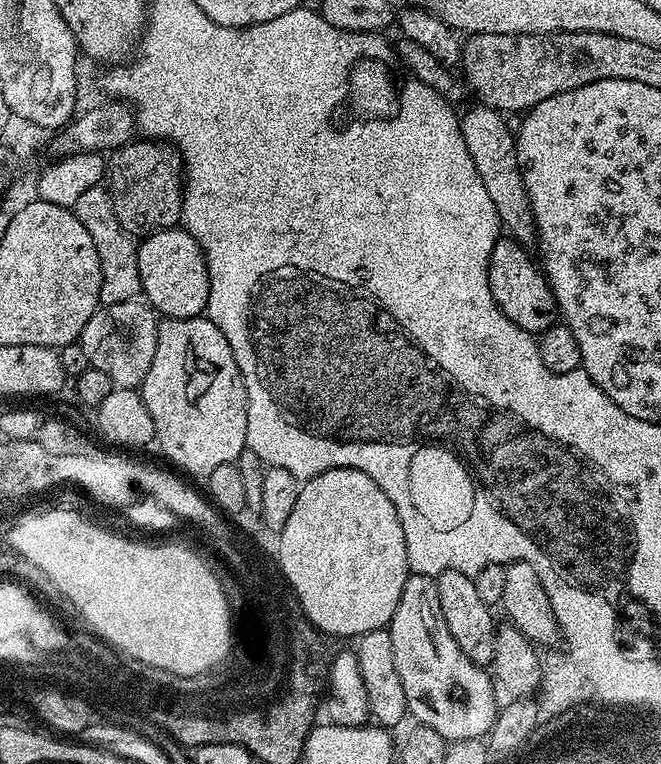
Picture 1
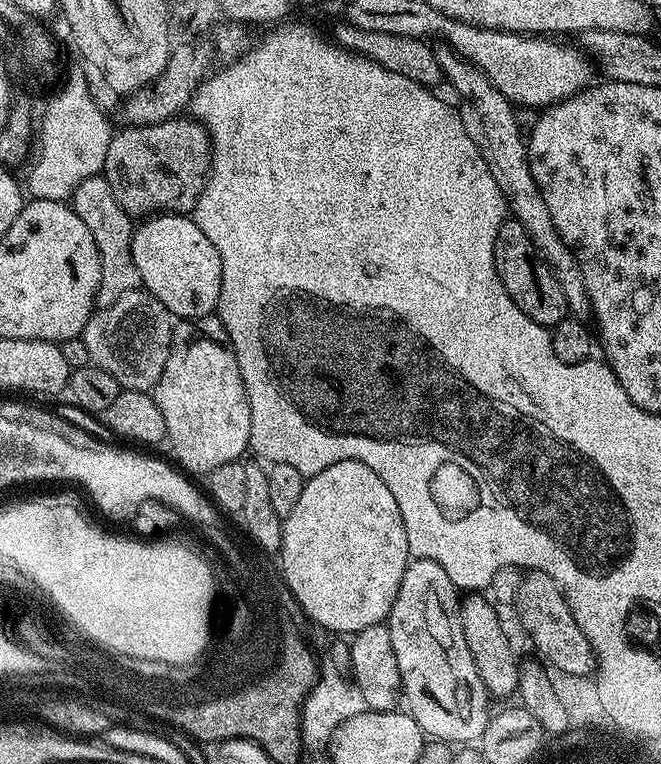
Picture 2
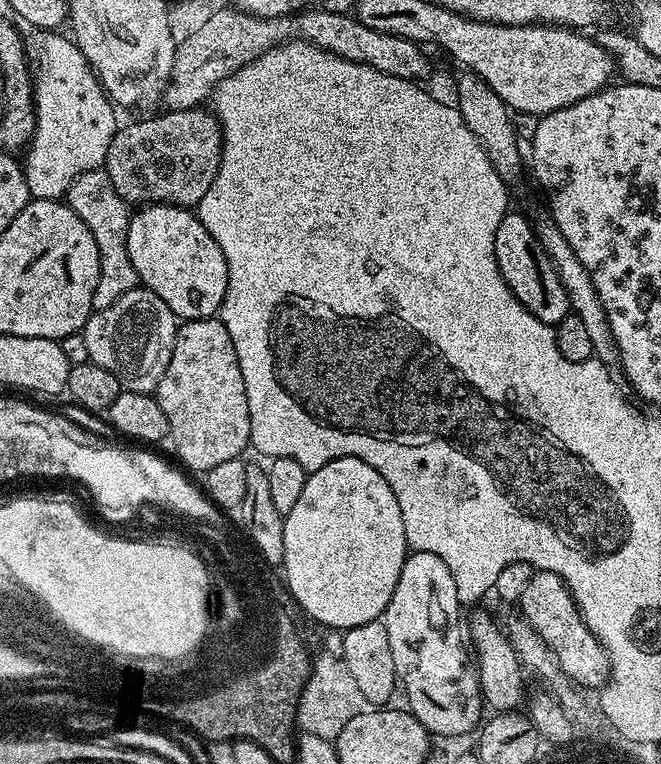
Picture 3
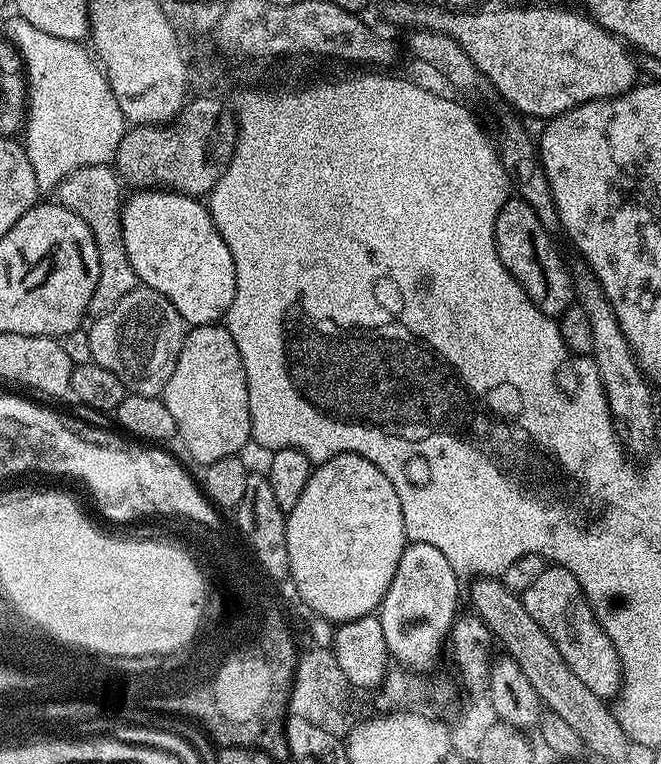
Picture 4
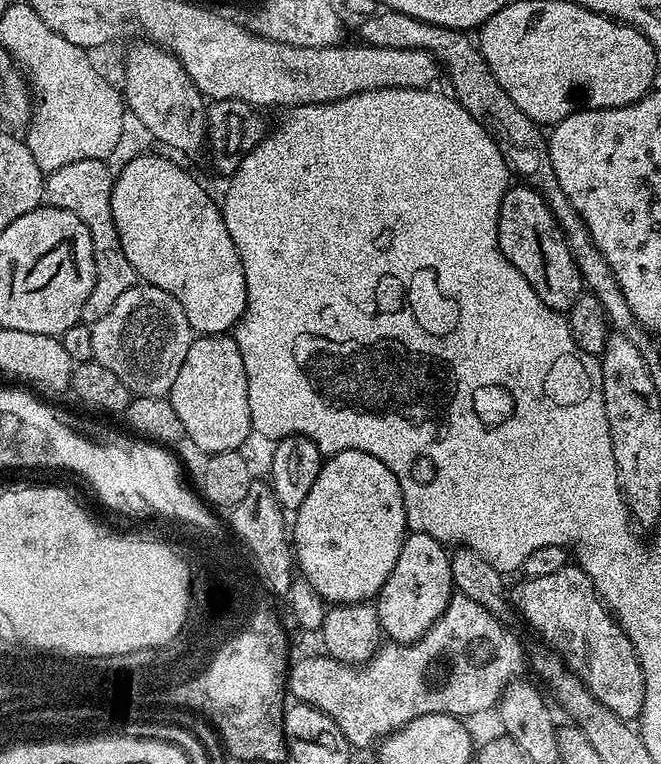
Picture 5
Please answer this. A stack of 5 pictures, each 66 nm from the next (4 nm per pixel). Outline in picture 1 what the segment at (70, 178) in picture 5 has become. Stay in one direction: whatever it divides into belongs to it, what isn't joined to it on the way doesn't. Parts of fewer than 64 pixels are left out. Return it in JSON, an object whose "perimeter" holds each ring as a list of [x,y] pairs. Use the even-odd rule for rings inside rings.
{"perimeter":[[[103,183],[90,186],[90,190],[84,191],[78,198],[74,211],[78,222],[86,226],[86,234],[90,234],[90,238],[94,241],[94,250],[98,250],[98,262],[102,270],[101,305],[137,299],[141,295],[136,253],[138,244],[122,226],[122,222],[118,222],[118,214],[114,214],[114,206],[107,187]]]}

